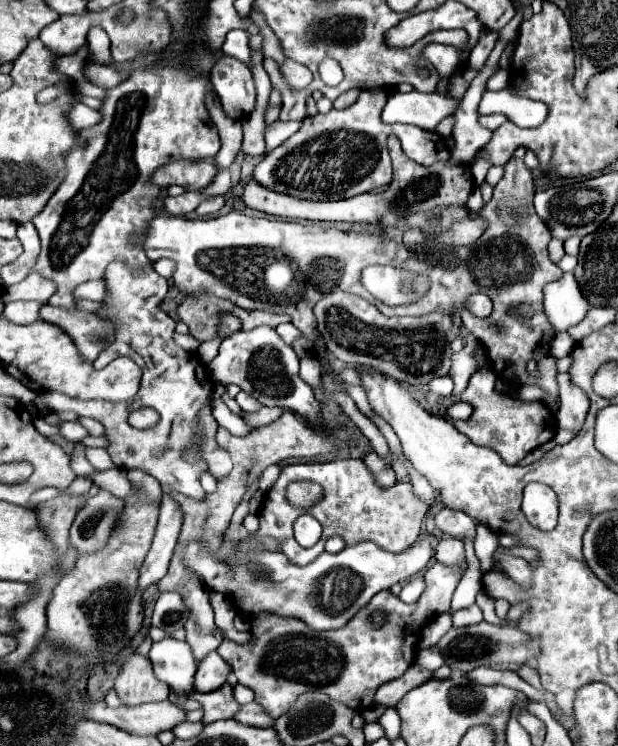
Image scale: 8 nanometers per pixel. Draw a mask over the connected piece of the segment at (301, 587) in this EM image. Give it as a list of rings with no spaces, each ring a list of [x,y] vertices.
[[[223,533],[221,543],[217,549],[209,551],[209,543],[203,539],[193,539],[187,543],[185,547],[185,555],[183,555],[183,563],[189,571],[197,573],[203,577],[203,581],[207,583],[209,589],[215,587],[215,591],[223,591],[225,595],[231,597],[233,593],[233,603],[237,607],[237,611],[241,611],[243,615],[249,613],[251,617],[257,617],[259,613],[275,613],[281,617],[293,617],[299,619],[303,623],[307,623],[311,629],[315,631],[325,631],[325,629],[339,629],[343,625],[347,625],[347,621],[379,591],[389,589],[391,585],[405,581],[417,573],[421,573],[427,563],[431,561],[431,557],[435,555],[435,551],[431,549],[427,539],[415,541],[407,551],[403,553],[389,553],[383,551],[379,545],[375,545],[373,541],[361,541],[357,545],[347,545],[341,553],[327,553],[323,551],[315,561],[311,561],[305,567],[293,565],[283,553],[273,553],[273,551],[239,551],[239,543],[241,541],[231,541],[227,537],[227,533]]]

